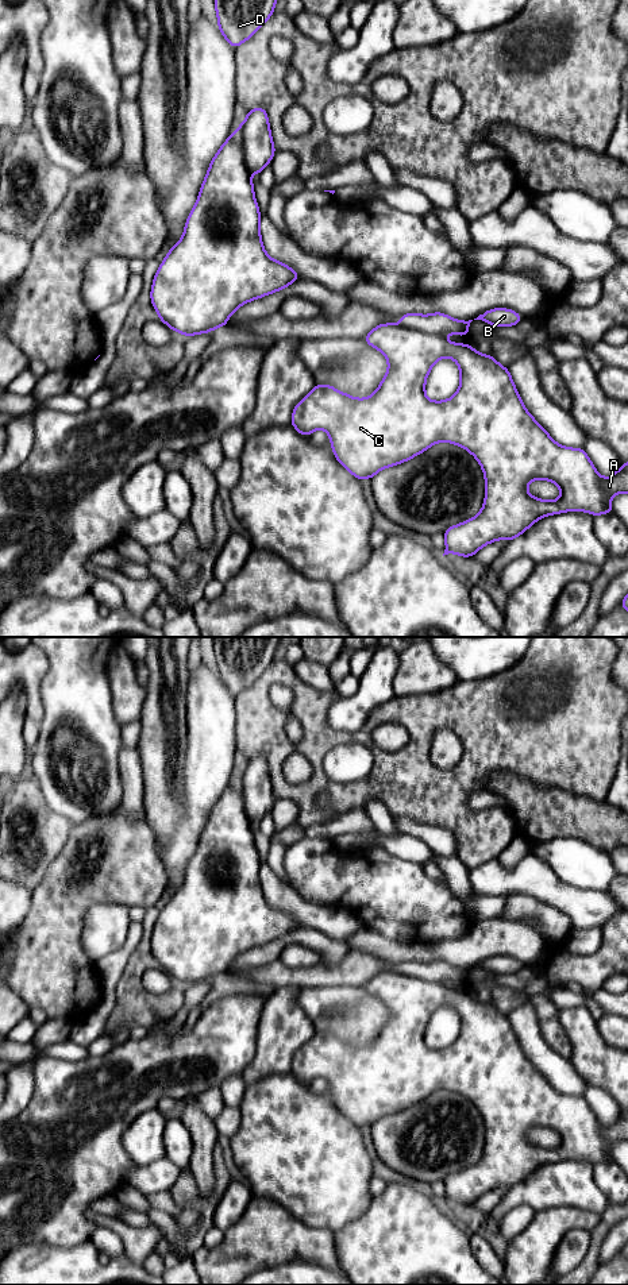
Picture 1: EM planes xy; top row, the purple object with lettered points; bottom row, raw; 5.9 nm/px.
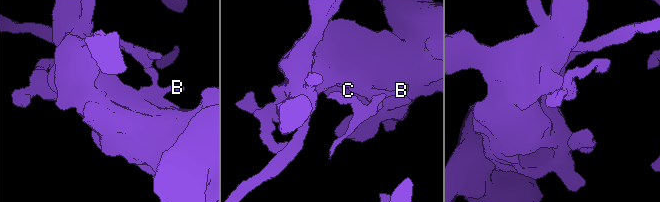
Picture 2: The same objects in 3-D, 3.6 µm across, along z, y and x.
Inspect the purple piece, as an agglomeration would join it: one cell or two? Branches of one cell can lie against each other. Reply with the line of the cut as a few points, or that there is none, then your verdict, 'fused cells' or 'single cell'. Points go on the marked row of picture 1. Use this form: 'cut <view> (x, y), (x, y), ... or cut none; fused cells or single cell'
cut xy (399, 324), (440, 336); fused cells

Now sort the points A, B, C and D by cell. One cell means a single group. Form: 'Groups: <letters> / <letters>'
Groups: A C D / B

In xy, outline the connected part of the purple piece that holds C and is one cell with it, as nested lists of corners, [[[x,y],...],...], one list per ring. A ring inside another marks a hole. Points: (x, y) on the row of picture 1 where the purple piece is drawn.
[[[380,324],[363,340],[388,359],[388,373],[378,389],[367,398],[354,398],[331,385],[315,385],[293,408],[290,424],[305,437],[316,429],[325,431],[339,464],[359,481],[411,460],[440,441],[469,451],[485,475],[485,502],[475,517],[446,529],[443,556],[456,553],[470,557],[493,541],[504,539],[509,543],[547,516],[563,512],[587,512],[593,517],[614,513],[612,497],[628,493],[628,463],[604,478],[583,448],[558,444],[525,409],[509,368],[492,355],[481,354],[467,343],[455,344],[440,335],[400,324]],[[442,358],[456,362],[459,389],[448,400],[431,401],[425,395],[425,381]],[[536,479],[554,482],[560,489],[560,497],[555,501],[532,497],[527,485]]]

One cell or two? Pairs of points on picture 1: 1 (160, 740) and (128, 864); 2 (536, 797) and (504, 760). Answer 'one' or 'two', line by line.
1: two
2: two

